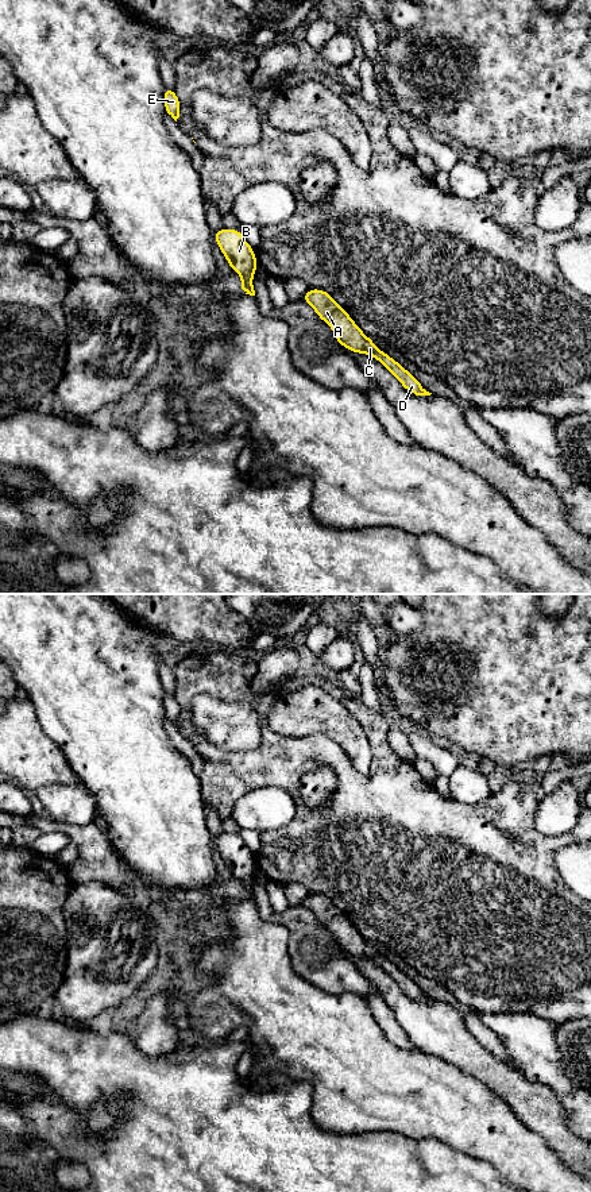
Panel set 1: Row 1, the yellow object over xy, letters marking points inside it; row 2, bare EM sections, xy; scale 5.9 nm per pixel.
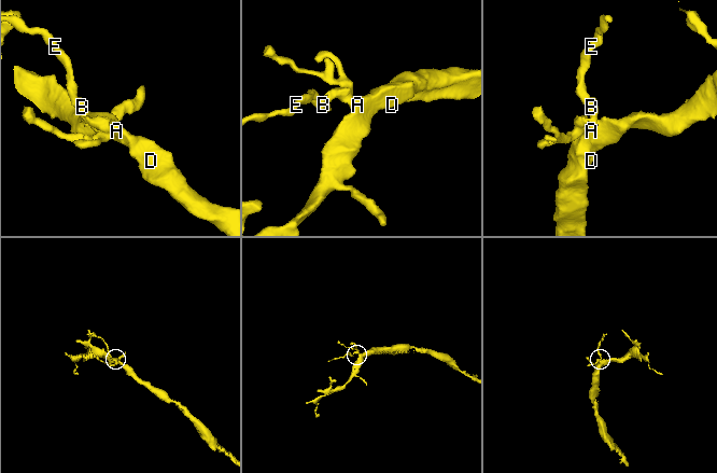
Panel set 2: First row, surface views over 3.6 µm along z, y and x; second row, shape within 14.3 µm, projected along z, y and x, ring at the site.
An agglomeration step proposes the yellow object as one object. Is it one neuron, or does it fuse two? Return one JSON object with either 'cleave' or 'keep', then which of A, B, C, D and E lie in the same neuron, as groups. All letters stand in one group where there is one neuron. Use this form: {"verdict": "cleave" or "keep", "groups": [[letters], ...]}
{"verdict": "cleave", "groups": [["A", "C", "D"], ["B", "E"]]}

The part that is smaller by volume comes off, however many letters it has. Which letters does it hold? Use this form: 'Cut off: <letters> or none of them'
Cut off: B, E

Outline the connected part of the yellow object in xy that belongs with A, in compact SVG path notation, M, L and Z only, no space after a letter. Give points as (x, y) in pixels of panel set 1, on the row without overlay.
M309 894L302 902L317 921L325 926L336 940L337 949L344 950L348 956L367 958L381 967L410 998L416 1000L430 1000L420 985L403 973L395 964L379 954L372 944L367 942L356 930L351 921L333 904L333 902L321 894Z

